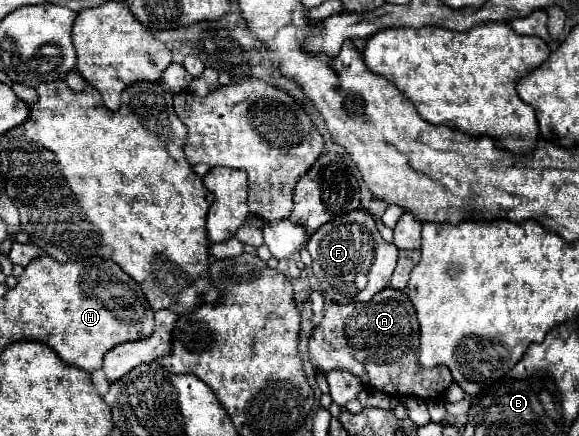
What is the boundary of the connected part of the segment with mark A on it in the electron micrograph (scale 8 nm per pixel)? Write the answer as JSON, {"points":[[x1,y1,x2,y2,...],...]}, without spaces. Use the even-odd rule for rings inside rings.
{"points":[[392,288,380,290,364,304,330,304,322,322,308,338,308,358,318,374,330,370,348,370,362,380,366,388,390,396,416,396,422,400,440,400,452,384,448,368,424,368,418,362,418,320,406,292]]}

